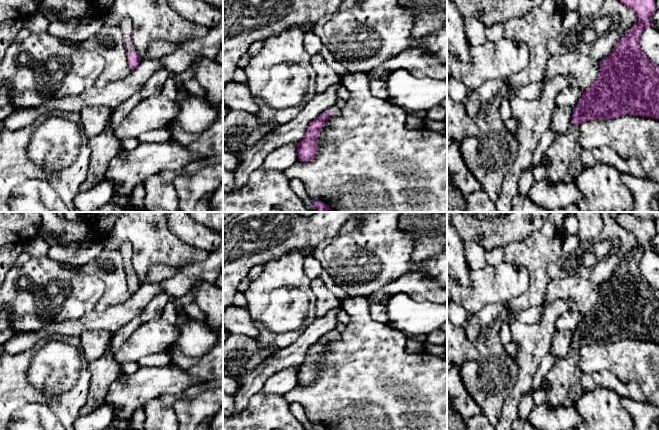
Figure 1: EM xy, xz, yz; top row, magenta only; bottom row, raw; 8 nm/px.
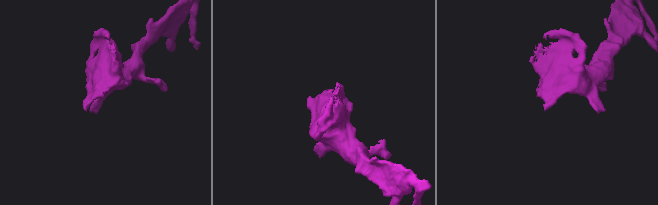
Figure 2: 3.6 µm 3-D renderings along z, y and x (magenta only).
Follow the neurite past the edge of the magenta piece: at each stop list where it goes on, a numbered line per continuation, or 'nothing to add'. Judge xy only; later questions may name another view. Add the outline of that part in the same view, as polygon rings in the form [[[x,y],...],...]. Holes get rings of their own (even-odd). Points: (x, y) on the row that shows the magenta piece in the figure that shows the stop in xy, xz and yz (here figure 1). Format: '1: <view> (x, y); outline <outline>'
1: xy (126, 26); outline [[[128,17],[123,18],[119,24],[119,27],[121,33],[123,34],[123,41],[125,42],[124,46],[128,47],[128,50],[126,51],[126,56],[128,56],[129,54],[133,54],[136,51],[136,49],[132,47],[131,40],[129,38],[131,36],[130,33],[133,30],[132,20]]]

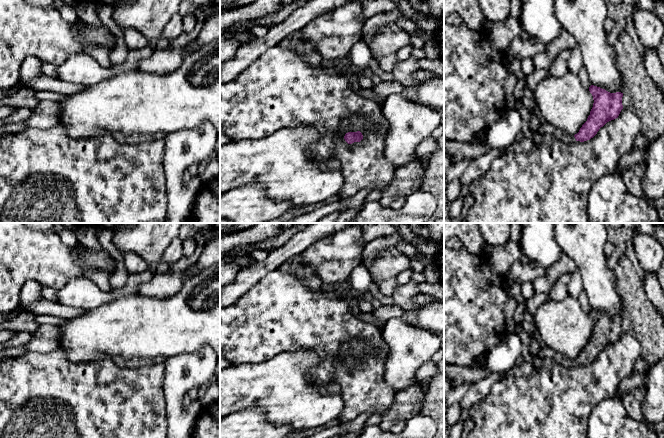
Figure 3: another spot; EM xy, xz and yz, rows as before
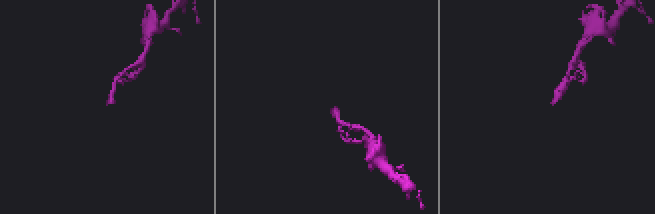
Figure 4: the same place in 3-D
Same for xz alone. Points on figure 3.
1: xz (354, 123); outline [[[352,115],[341,123],[344,133],[362,131],[367,124],[367,120],[360,115]]]

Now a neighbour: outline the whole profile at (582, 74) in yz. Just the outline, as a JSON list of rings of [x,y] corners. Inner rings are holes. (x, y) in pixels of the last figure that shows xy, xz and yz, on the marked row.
[[[582,67],[580,69],[580,71],[578,72],[578,76],[579,76],[584,87],[589,88],[591,86],[588,74],[587,74],[586,69],[584,67]]]

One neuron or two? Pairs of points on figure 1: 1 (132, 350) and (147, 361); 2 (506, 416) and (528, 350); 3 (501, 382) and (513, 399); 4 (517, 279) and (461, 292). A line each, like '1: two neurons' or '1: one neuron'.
1: two neurons
2: one neuron
3: two neurons
4: one neuron

